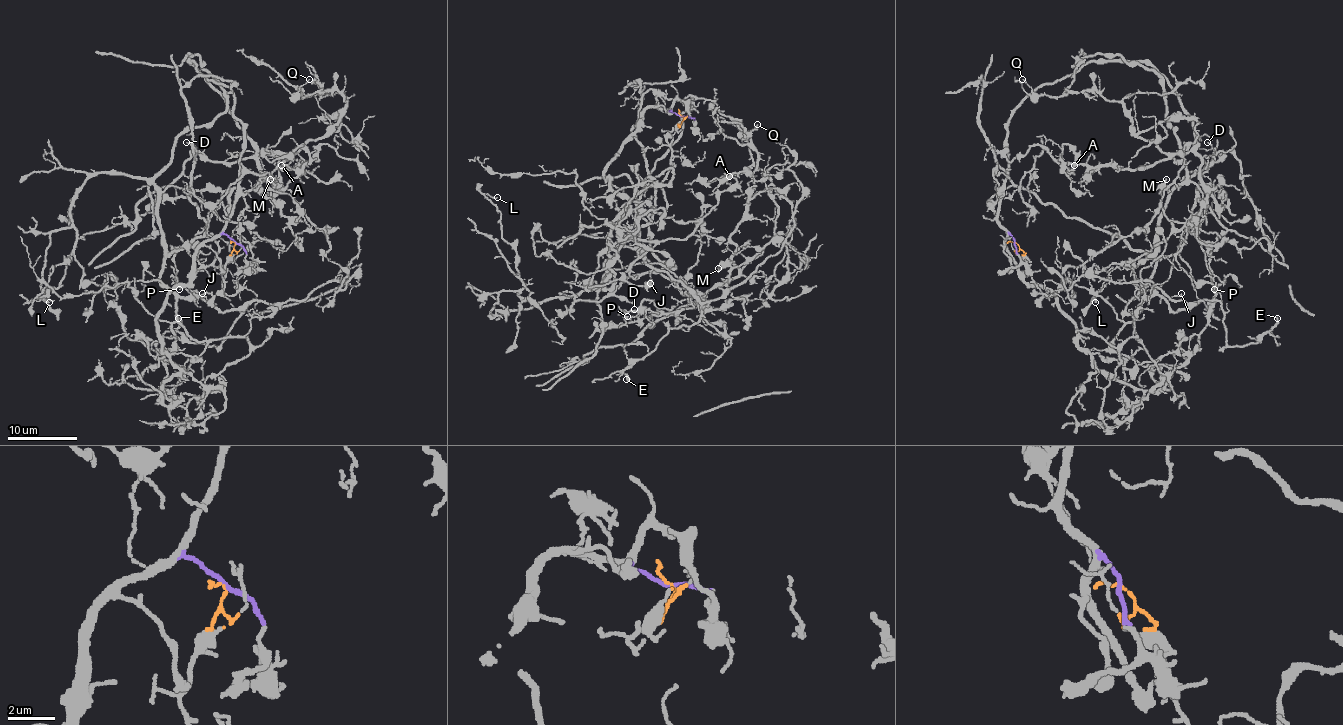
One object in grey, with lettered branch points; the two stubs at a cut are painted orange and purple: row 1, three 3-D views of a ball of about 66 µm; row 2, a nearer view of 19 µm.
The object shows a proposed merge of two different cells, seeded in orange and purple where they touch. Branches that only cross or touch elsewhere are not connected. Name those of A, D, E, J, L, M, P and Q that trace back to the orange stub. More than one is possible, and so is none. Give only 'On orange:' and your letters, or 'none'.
On orange: E, J, L

